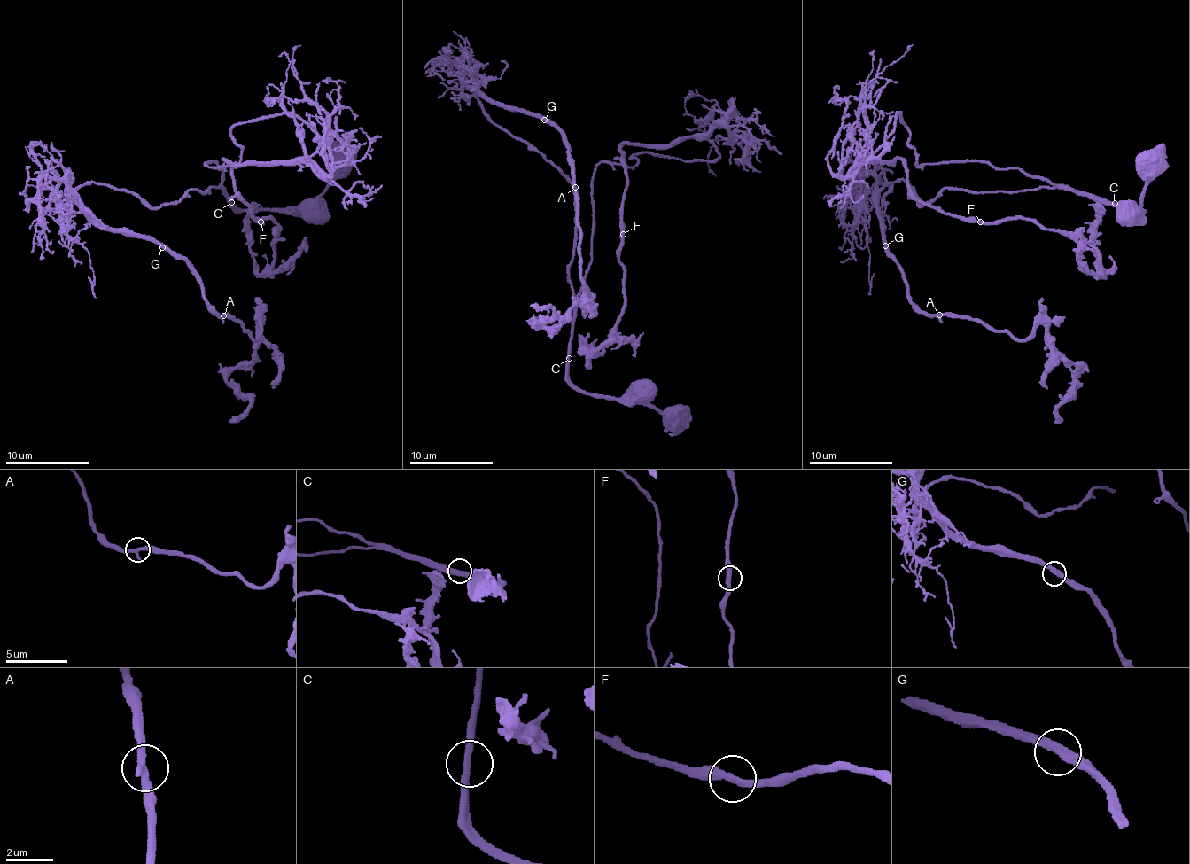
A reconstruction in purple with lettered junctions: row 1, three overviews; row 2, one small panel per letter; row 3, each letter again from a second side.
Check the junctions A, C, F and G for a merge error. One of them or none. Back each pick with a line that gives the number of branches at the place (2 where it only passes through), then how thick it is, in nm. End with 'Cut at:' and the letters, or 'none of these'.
C: Branches: 2. Thickness 340 nm
Cut at: C

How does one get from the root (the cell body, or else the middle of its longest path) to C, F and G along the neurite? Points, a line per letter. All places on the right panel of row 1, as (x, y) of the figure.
C: (1125, 214), (1129, 221), (1146, 211), (1119, 206), (1115, 202)
F: (1125, 214), (1146, 211), (978, 160), (916, 167), (897, 112), (871, 158), (898, 159), (916, 198), (980, 221)
G: (1125, 214), (1129, 221), (1146, 211), (1064, 188), (944, 188), (920, 206), (897, 180), (880, 192), (885, 245)

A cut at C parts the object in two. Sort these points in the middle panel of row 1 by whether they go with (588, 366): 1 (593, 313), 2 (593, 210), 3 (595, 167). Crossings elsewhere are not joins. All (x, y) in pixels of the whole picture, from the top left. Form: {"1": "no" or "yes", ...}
{"1": "no", "2": "yes", "3": "yes"}

